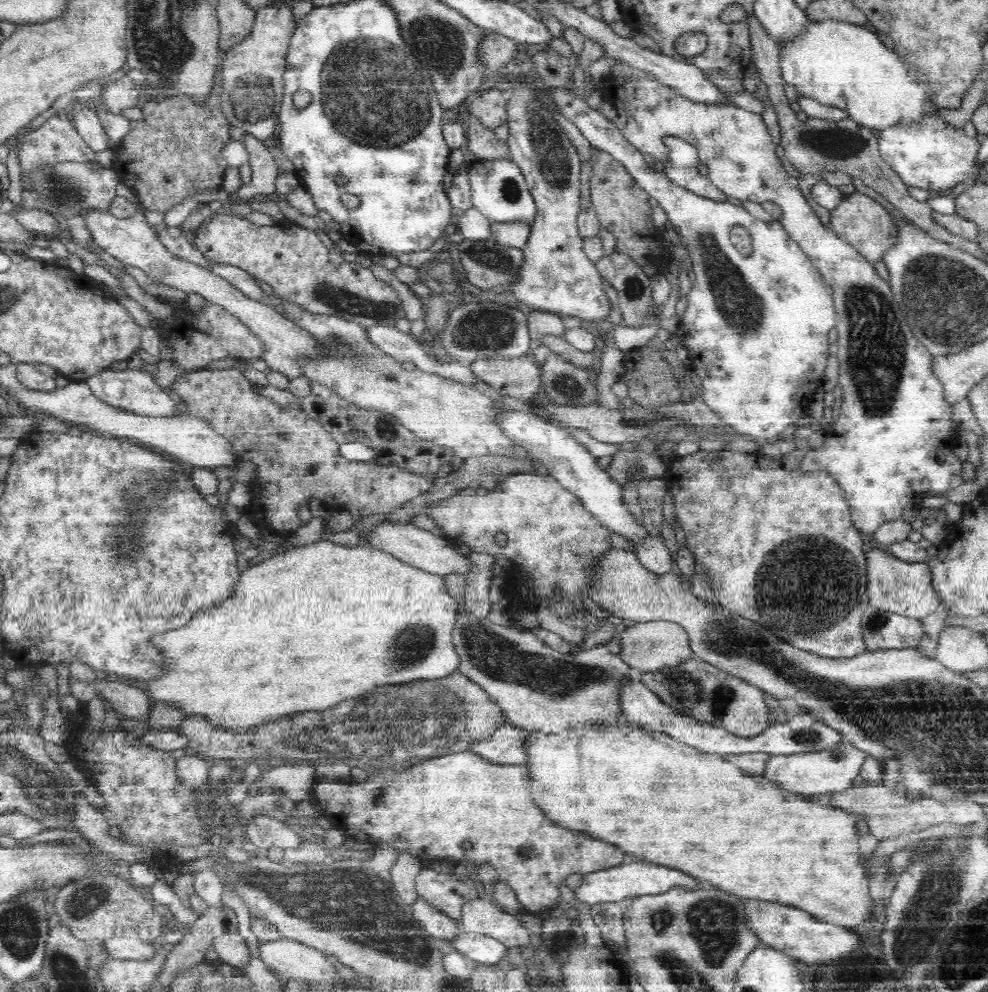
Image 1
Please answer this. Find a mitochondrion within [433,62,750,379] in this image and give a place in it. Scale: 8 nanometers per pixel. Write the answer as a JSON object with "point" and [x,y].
{"point":[553,164]}

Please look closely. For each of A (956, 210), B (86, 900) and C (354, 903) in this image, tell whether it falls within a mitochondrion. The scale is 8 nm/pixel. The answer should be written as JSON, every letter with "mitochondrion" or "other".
{"A":"other","B":"mitochondrion","C":"mitochondrion"}

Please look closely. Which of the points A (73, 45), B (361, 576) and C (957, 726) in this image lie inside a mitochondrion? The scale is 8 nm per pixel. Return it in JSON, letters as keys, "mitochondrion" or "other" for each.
{"A":"other","B":"other","C":"mitochondrion"}

